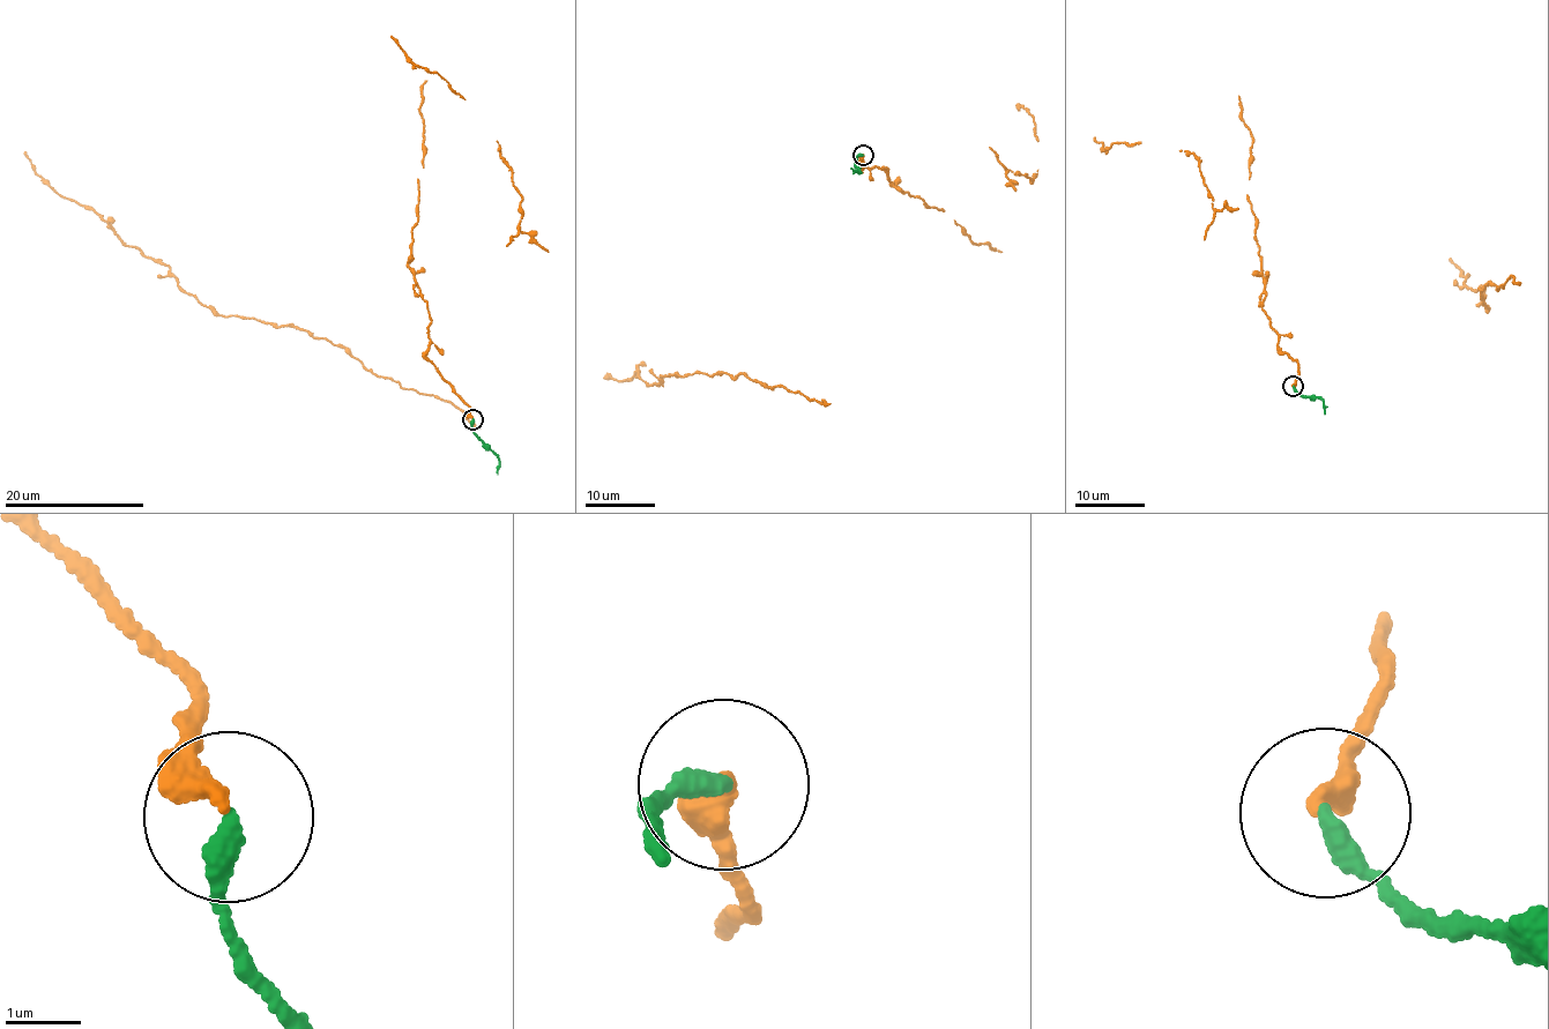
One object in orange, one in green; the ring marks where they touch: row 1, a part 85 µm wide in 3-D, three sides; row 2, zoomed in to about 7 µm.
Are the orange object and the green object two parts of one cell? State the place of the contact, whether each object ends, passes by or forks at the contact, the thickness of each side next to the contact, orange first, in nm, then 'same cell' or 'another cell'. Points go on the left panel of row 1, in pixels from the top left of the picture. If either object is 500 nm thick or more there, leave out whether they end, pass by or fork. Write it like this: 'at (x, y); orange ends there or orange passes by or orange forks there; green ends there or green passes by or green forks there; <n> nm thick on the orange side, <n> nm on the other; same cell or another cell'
at (473, 419); orange ends there; green ends there; 280 nm thick on the orange side, 280 nm on the other; same cell

